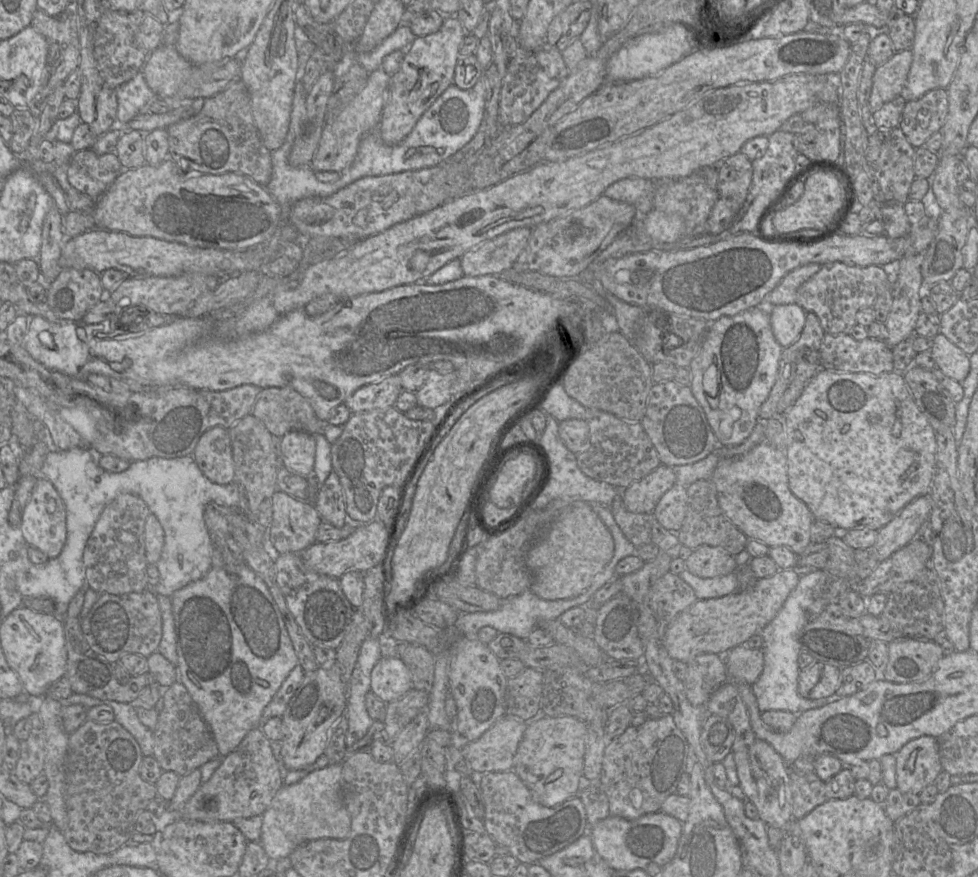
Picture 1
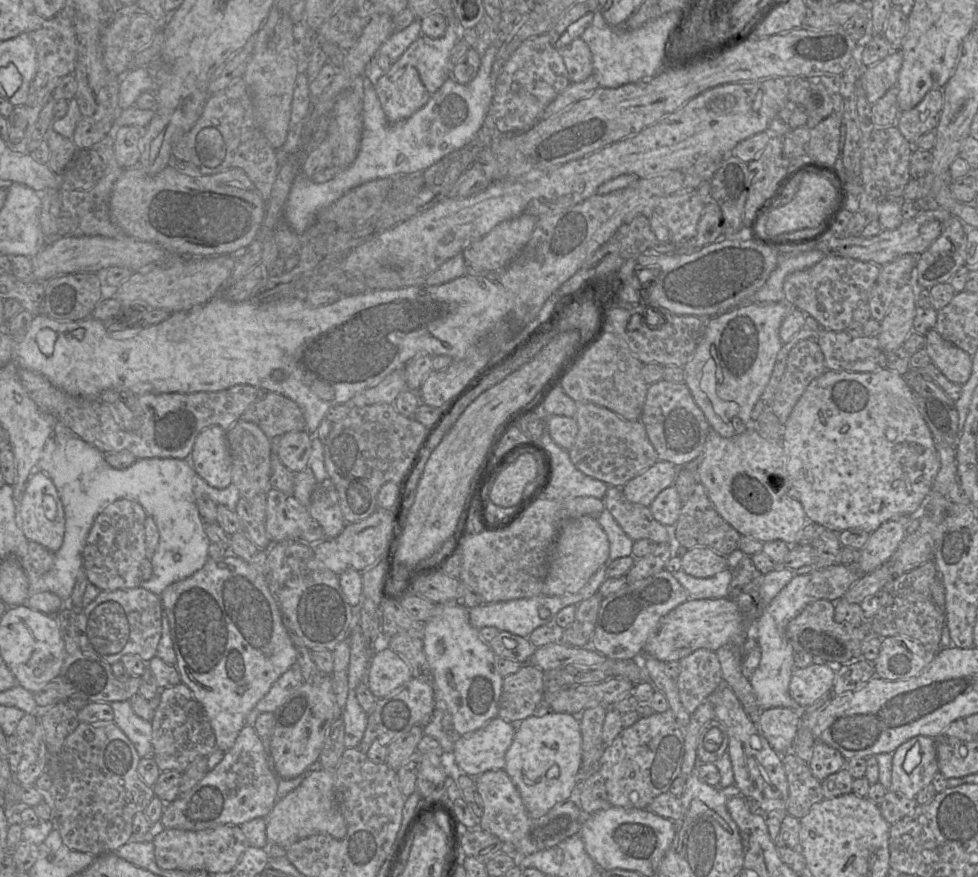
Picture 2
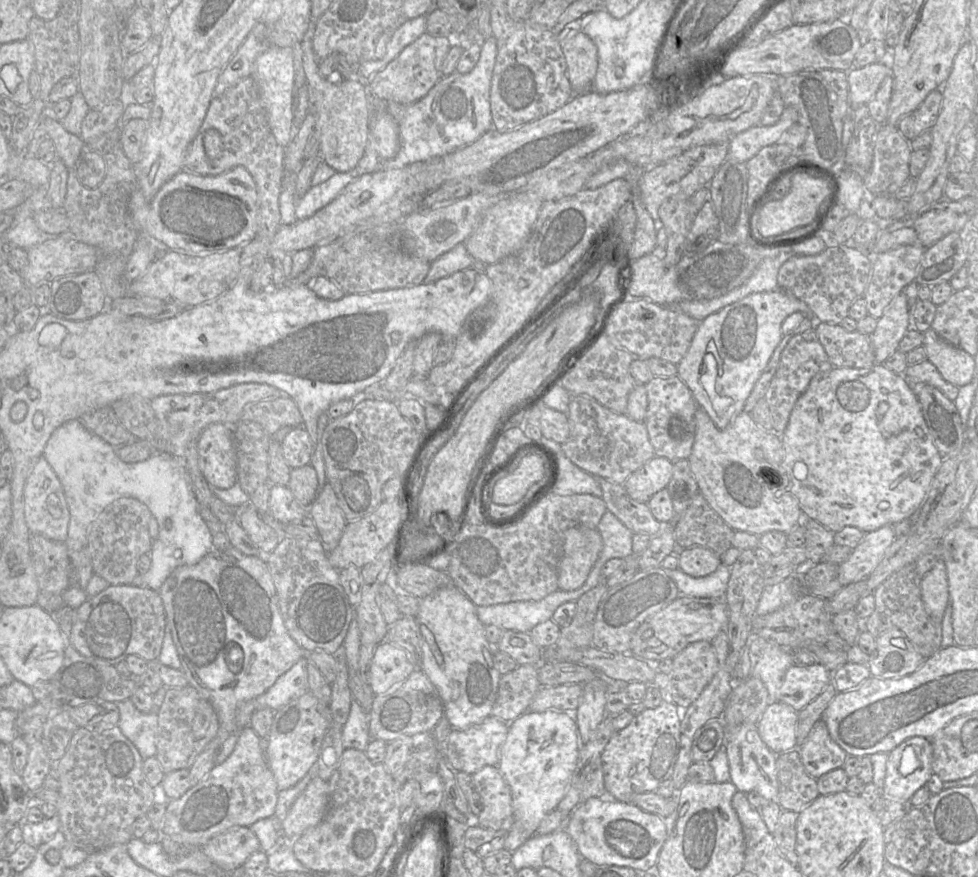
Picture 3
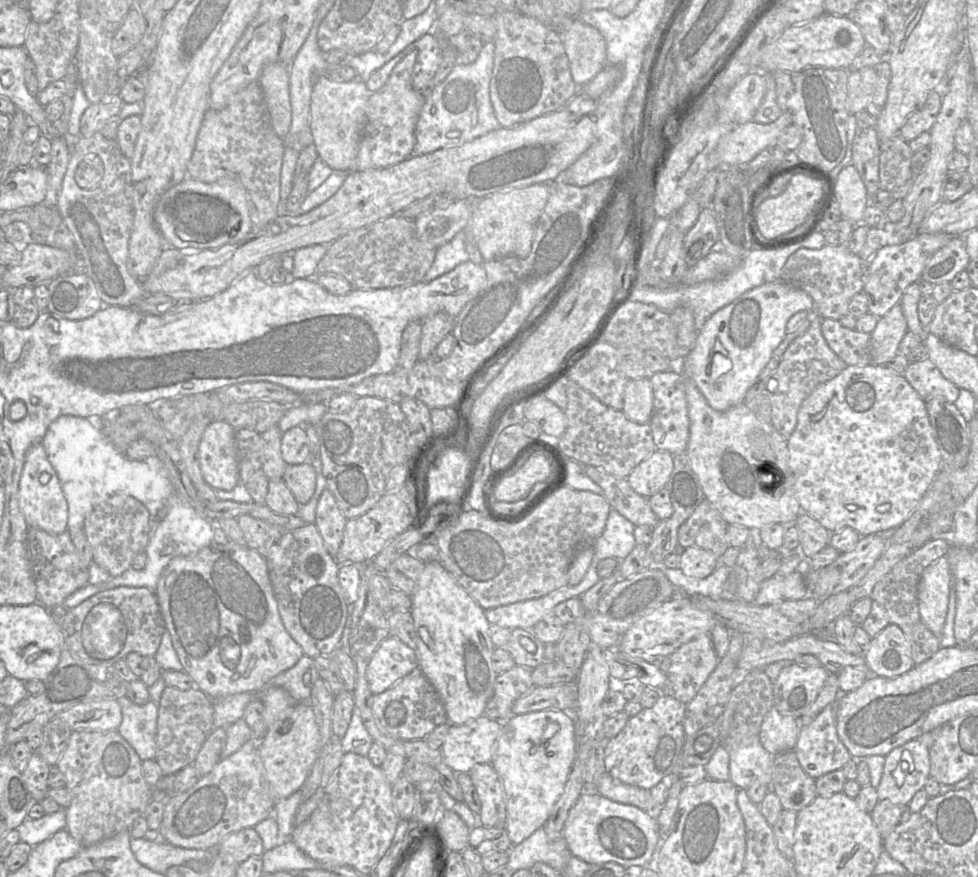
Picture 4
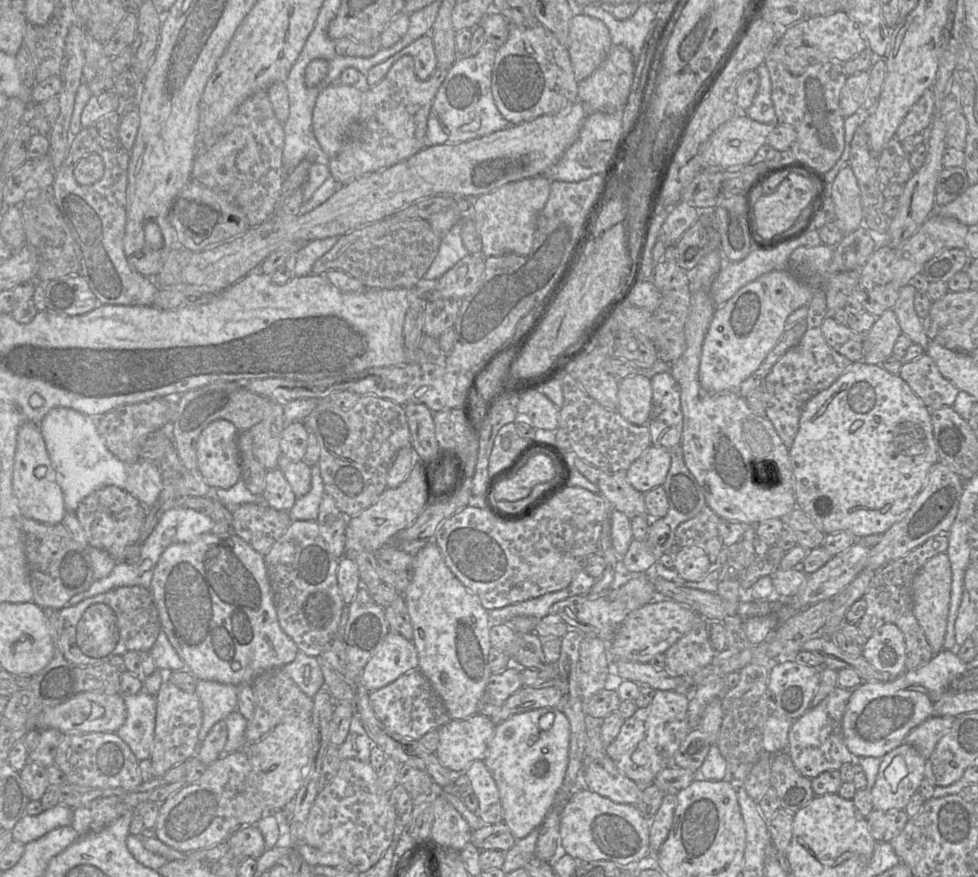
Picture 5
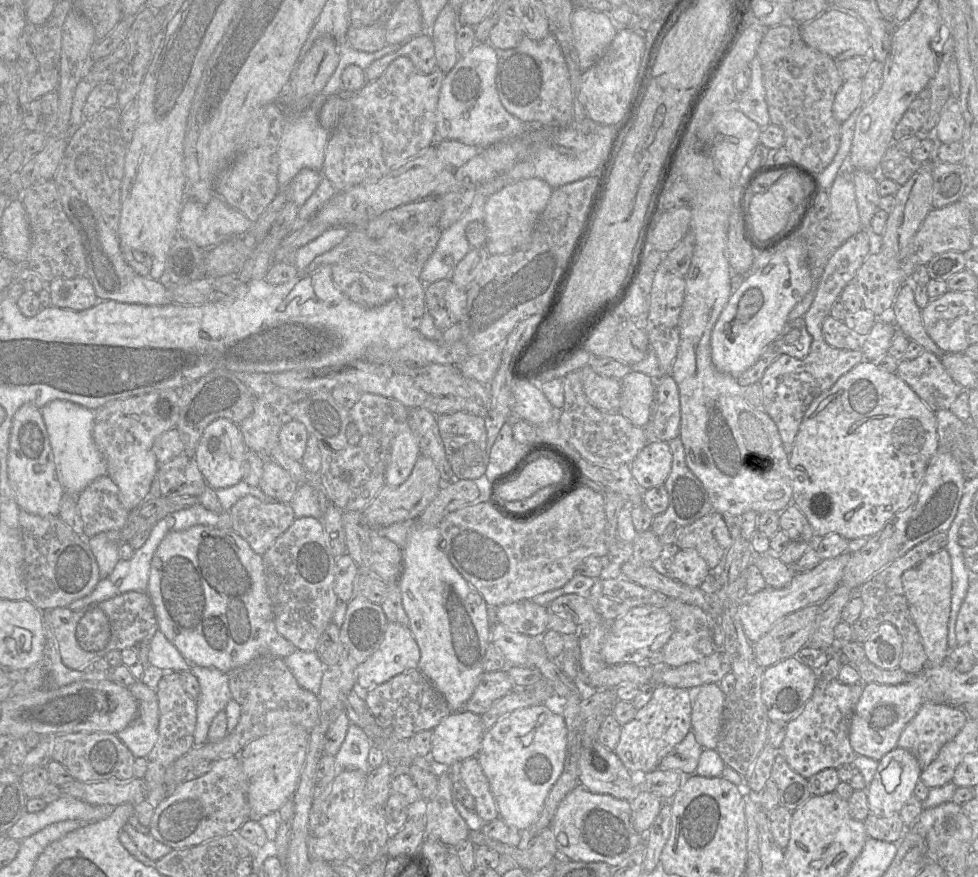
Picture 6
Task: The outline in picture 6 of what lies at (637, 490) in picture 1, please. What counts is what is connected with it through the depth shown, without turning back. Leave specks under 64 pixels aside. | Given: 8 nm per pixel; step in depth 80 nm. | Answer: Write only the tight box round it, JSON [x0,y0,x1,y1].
[630,440,672,491]

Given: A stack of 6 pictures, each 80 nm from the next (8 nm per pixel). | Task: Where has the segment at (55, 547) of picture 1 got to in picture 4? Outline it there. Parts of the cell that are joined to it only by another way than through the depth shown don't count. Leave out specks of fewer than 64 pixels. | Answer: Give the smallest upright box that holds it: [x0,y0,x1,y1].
[18,443,67,534]

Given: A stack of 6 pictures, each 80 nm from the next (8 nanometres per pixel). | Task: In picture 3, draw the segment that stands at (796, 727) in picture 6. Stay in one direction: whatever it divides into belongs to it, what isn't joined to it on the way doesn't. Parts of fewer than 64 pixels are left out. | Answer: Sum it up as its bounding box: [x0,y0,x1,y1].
[797,720,848,780]

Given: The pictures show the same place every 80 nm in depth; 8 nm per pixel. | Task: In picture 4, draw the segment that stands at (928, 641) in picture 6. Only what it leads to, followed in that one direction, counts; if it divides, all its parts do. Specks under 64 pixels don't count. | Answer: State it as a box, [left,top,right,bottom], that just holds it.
[918,556,951,638]

